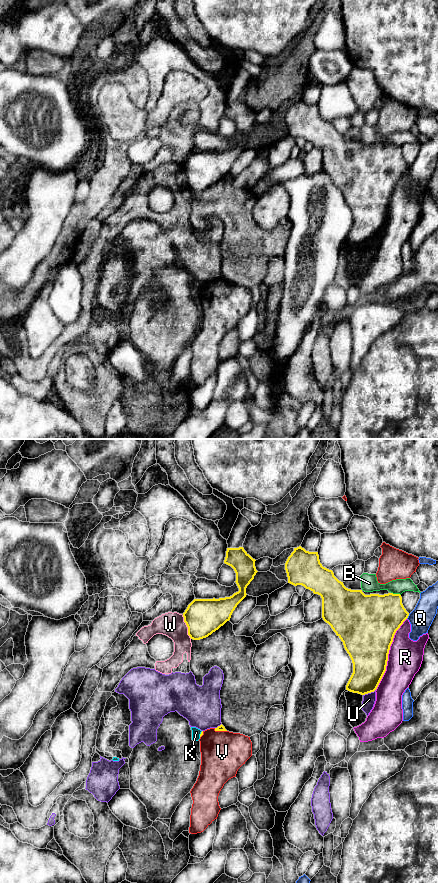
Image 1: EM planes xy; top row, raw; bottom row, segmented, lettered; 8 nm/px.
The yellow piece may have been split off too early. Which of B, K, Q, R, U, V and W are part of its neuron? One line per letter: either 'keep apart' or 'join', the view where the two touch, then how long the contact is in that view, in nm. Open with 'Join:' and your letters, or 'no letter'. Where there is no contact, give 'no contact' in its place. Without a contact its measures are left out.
Join: no letter
B: keep apart | xy | 80 nm
K: keep apart | xy | 50 nm
Q: keep apart | xy | 50 nm
R: keep apart | xy | 650 nm
U: keep apart | xy | 120 nm
V: keep apart | xy | 110 nm
W: keep apart | xy | 200 nm

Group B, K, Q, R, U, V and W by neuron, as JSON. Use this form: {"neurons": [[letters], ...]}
{"neurons": [["B"], ["K", "W"], ["Q"], ["R"], ["U"], ["V"]]}

